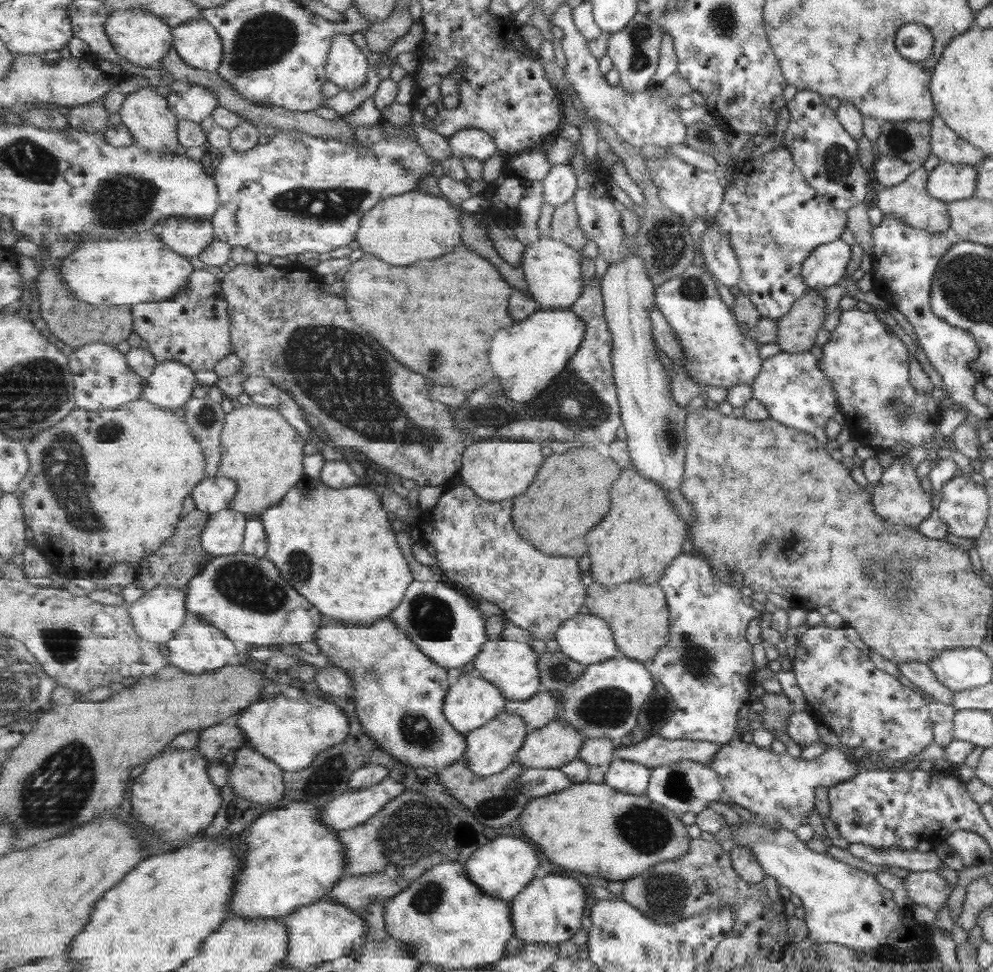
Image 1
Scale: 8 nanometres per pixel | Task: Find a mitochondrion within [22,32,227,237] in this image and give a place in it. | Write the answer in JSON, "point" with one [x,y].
{"point":[125,202]}

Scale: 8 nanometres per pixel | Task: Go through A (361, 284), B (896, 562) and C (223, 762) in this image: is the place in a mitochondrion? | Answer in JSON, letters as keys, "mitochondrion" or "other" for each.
{"A":"other","B":"mitochondrion","C":"other"}

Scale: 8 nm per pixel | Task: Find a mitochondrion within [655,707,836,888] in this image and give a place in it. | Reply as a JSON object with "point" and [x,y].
{"point":[677,786]}

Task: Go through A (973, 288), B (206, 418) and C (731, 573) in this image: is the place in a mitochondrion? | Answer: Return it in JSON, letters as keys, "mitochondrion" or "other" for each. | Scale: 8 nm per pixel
{"A":"mitochondrion","B":"mitochondrion","C":"other"}

